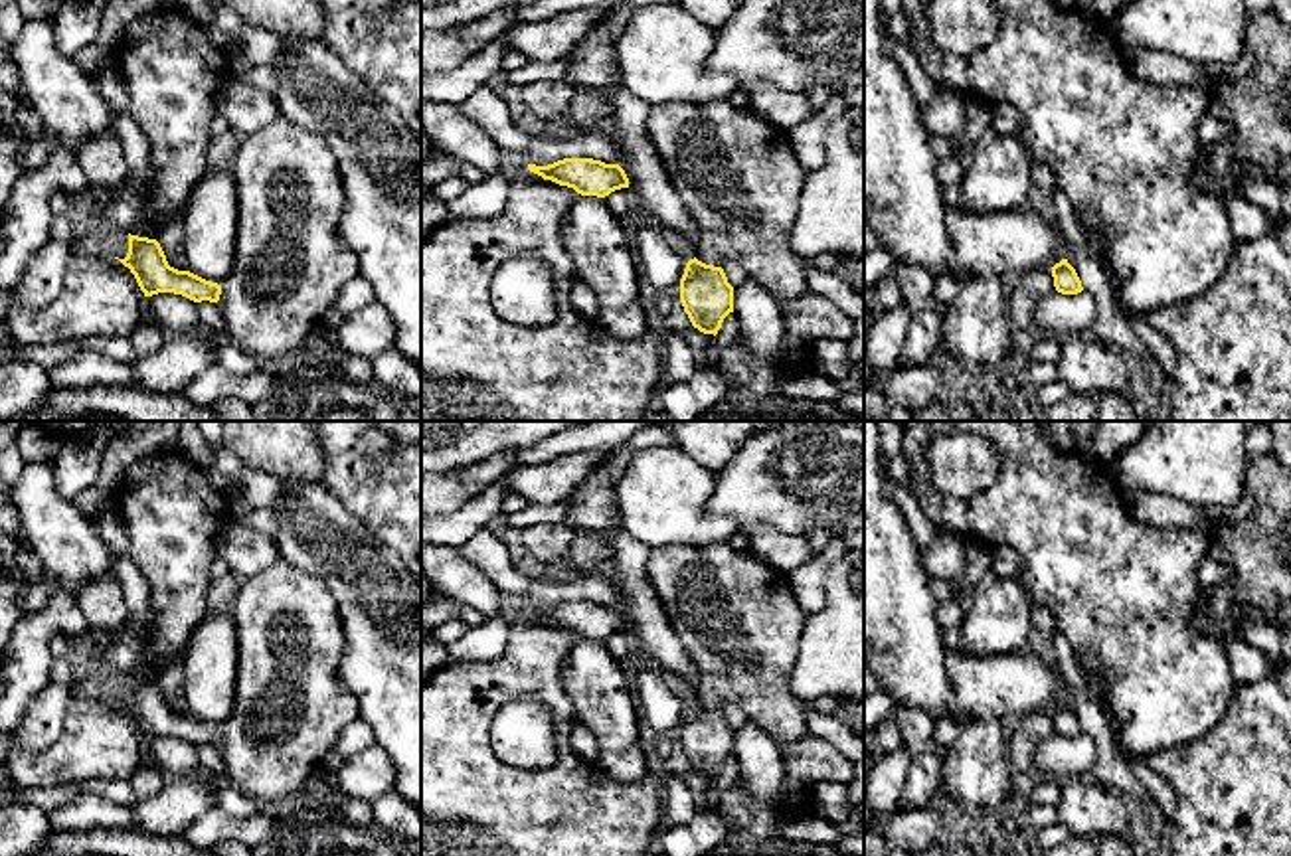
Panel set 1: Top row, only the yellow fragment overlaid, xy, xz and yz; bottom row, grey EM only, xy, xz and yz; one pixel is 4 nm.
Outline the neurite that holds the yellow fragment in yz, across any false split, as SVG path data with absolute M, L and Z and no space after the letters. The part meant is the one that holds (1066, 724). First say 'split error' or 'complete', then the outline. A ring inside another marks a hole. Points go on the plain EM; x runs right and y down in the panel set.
complete; M1062 702L1052 710L1052 720L1056 733L1062 737L1077 737L1083 733L1081 724L1068 702Z

